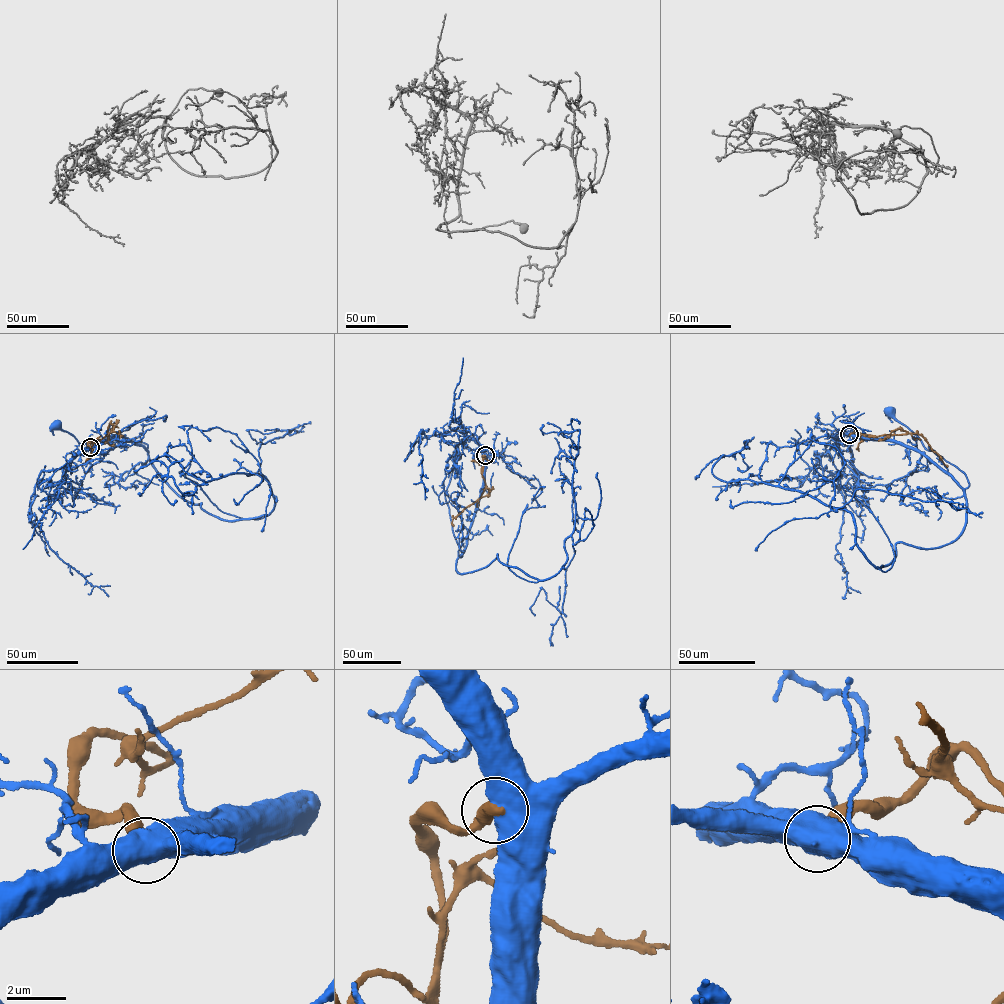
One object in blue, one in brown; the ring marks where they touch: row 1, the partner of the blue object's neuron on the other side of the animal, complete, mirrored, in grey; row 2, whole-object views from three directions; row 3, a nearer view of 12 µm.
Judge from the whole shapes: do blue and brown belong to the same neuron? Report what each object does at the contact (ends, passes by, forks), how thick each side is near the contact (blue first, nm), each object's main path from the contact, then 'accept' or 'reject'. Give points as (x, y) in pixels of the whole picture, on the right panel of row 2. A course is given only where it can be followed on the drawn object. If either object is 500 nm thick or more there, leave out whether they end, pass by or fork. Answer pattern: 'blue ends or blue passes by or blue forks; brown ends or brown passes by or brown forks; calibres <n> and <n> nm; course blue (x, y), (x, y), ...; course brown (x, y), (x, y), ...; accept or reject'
calibres 800 and 440 nm; course blue (849, 434), (916, 448), (950, 474), (959, 485), (969, 485), (964, 473), (926, 450), (890, 410); course brown (849, 434), (857, 430), (878, 436), (917, 433), (947, 466); reject

